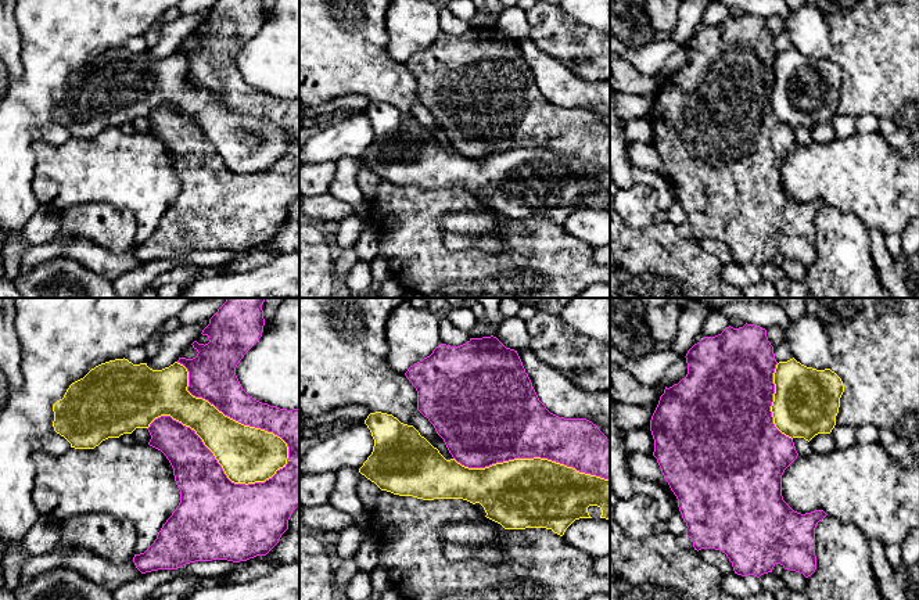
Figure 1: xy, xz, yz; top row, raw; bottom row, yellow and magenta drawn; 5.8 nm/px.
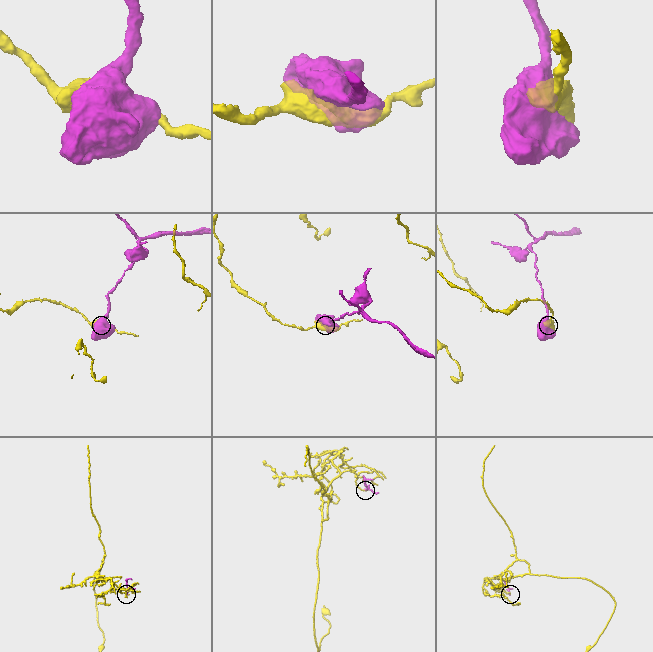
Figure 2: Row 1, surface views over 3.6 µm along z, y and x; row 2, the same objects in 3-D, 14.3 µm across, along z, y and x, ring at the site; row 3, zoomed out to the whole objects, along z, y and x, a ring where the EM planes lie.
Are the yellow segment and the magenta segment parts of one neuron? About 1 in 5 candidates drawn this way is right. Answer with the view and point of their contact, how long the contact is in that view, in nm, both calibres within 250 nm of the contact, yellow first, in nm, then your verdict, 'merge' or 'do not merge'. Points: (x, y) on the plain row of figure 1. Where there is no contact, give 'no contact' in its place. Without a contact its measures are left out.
meets yellow in xy at (232, 108); contact 900 nm long; 320 nm thick on the yellow side, 260 nm on the other; do not merge

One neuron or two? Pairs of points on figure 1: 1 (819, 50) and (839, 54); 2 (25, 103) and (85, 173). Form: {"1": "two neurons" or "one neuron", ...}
{"1": "two neurons", "2": "two neurons"}

